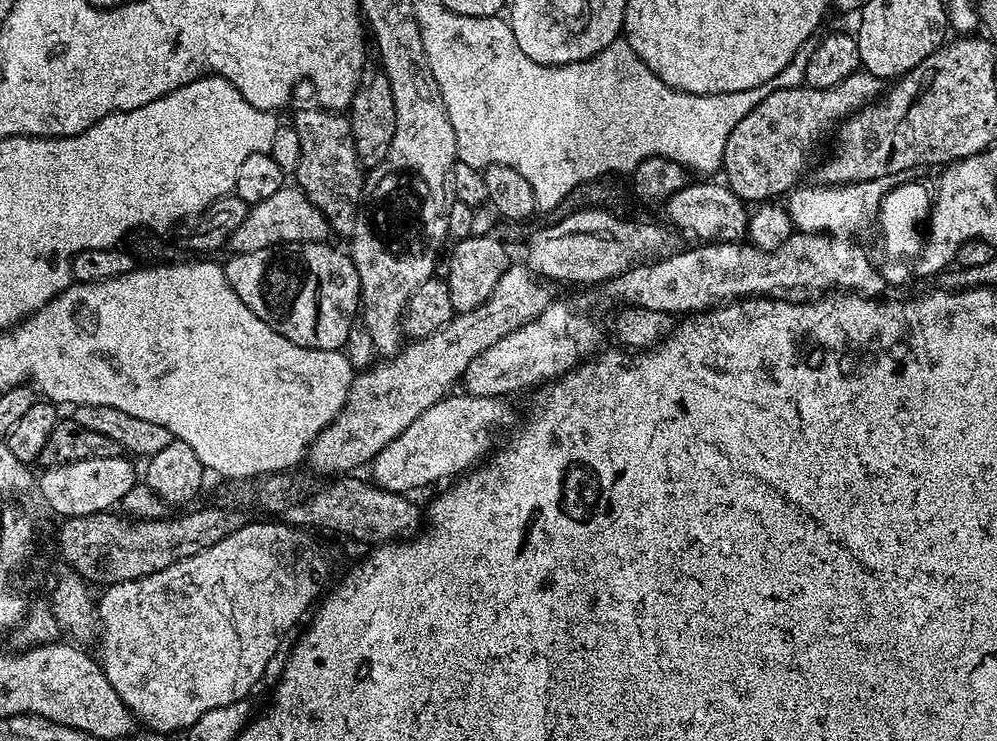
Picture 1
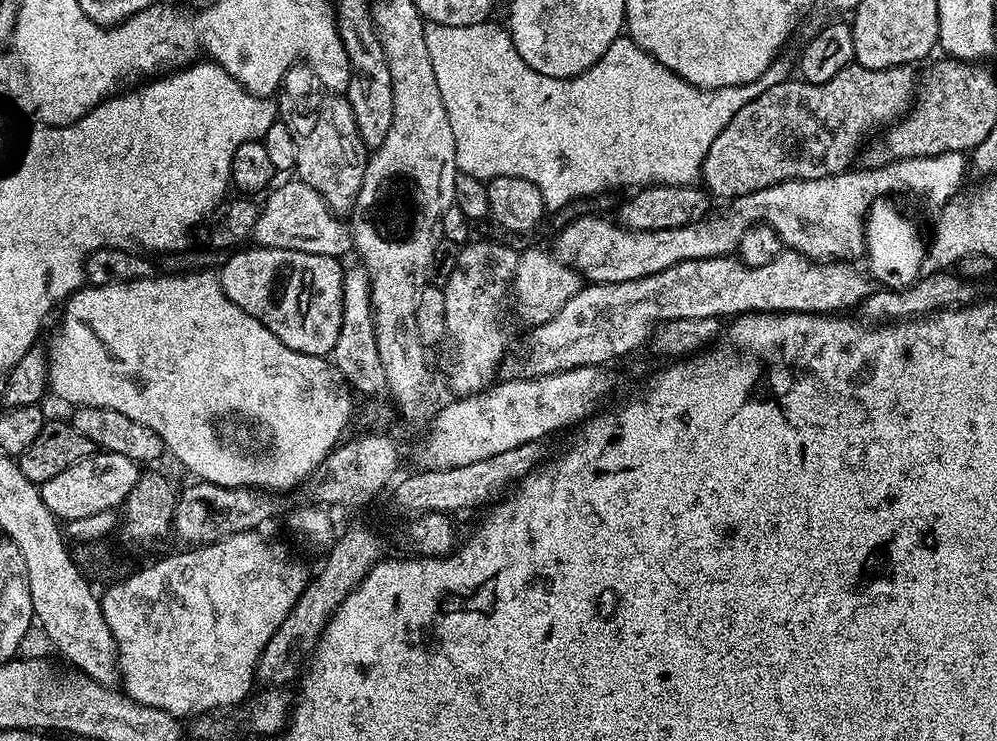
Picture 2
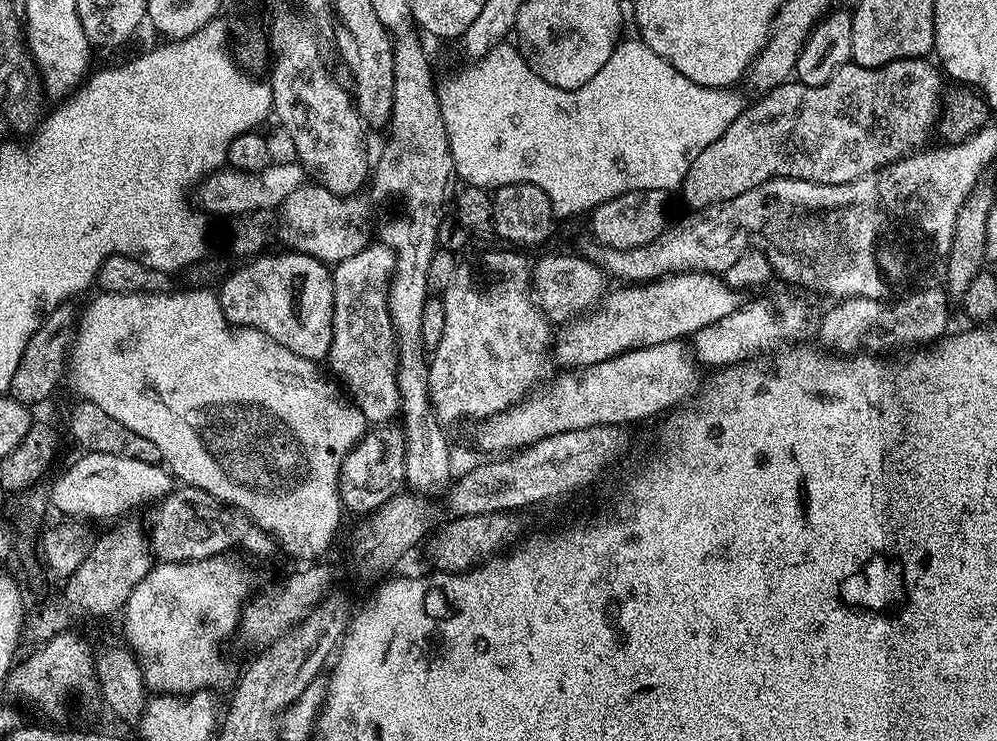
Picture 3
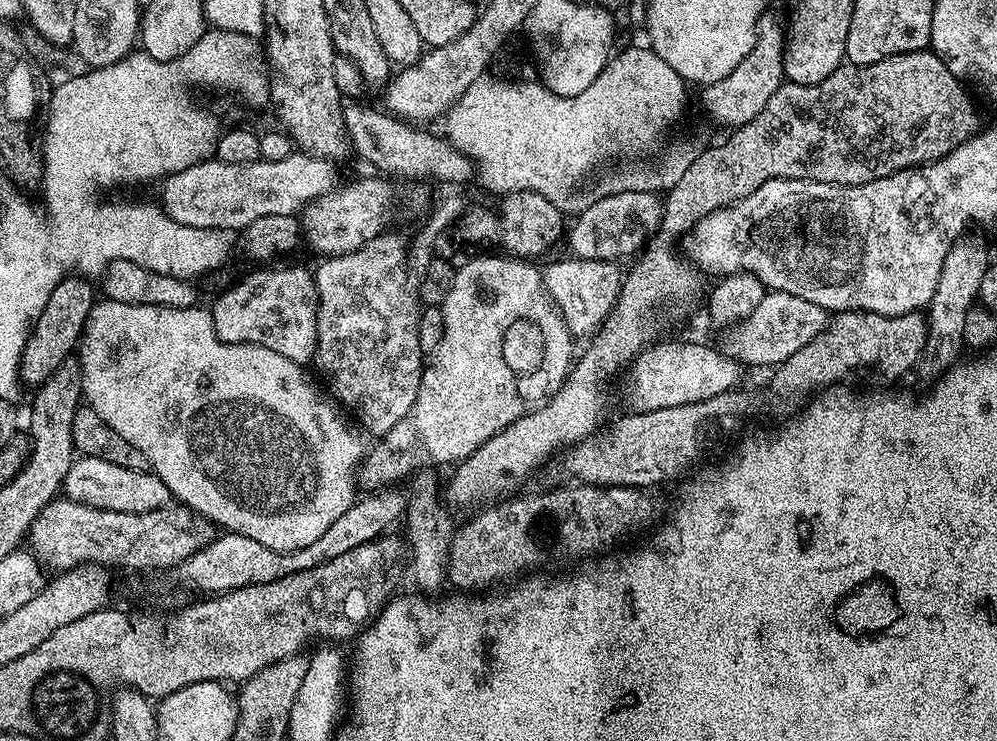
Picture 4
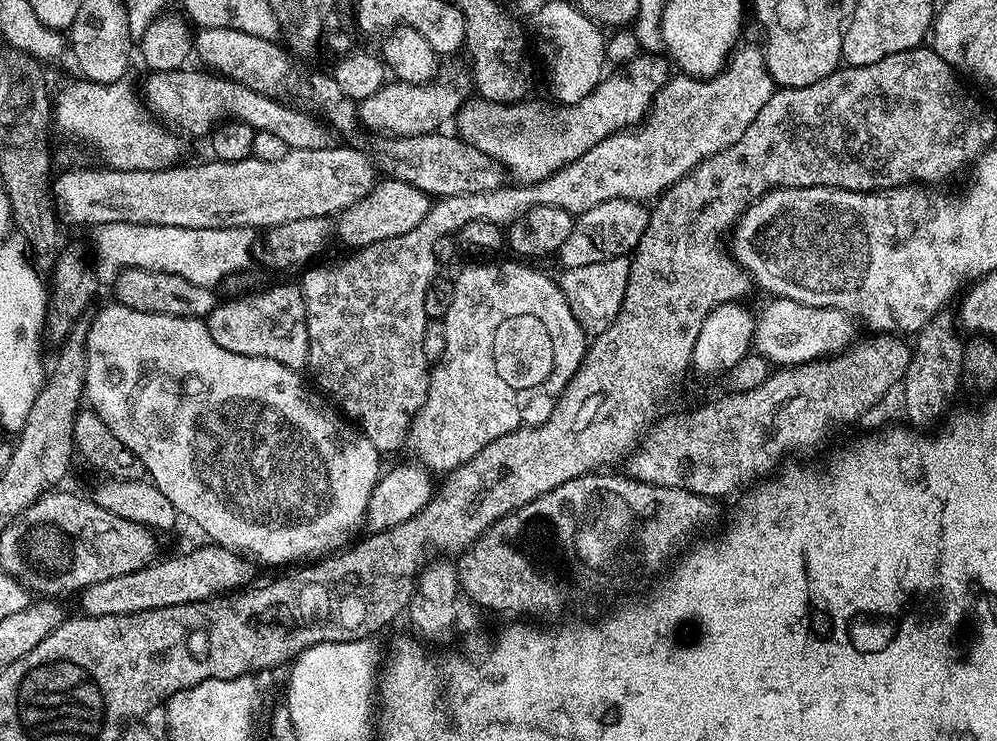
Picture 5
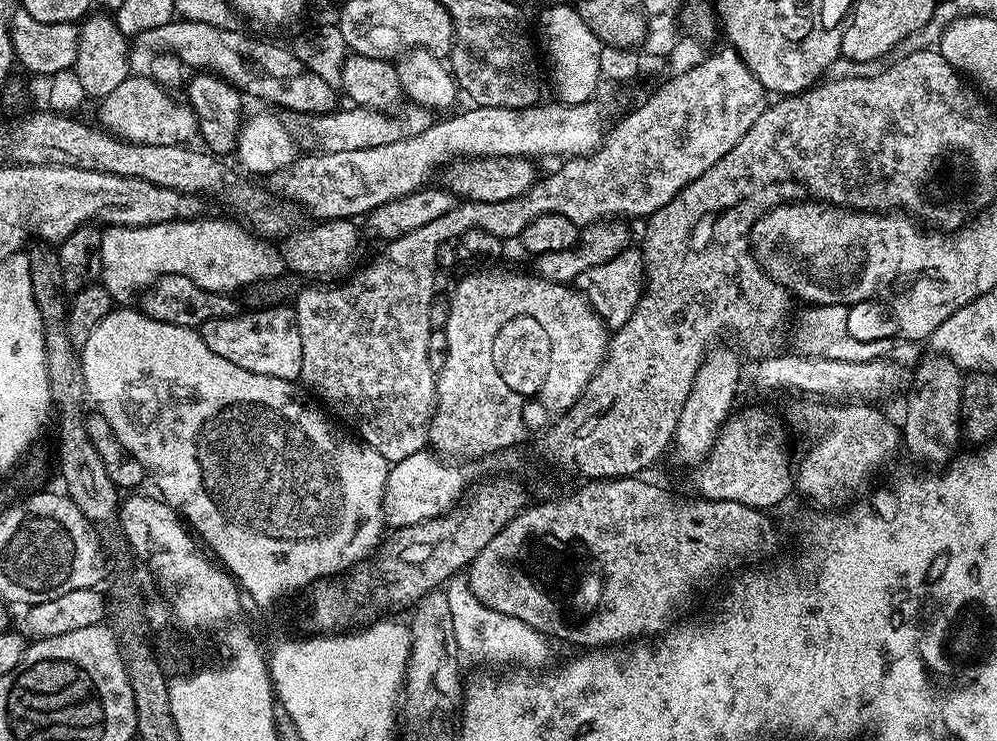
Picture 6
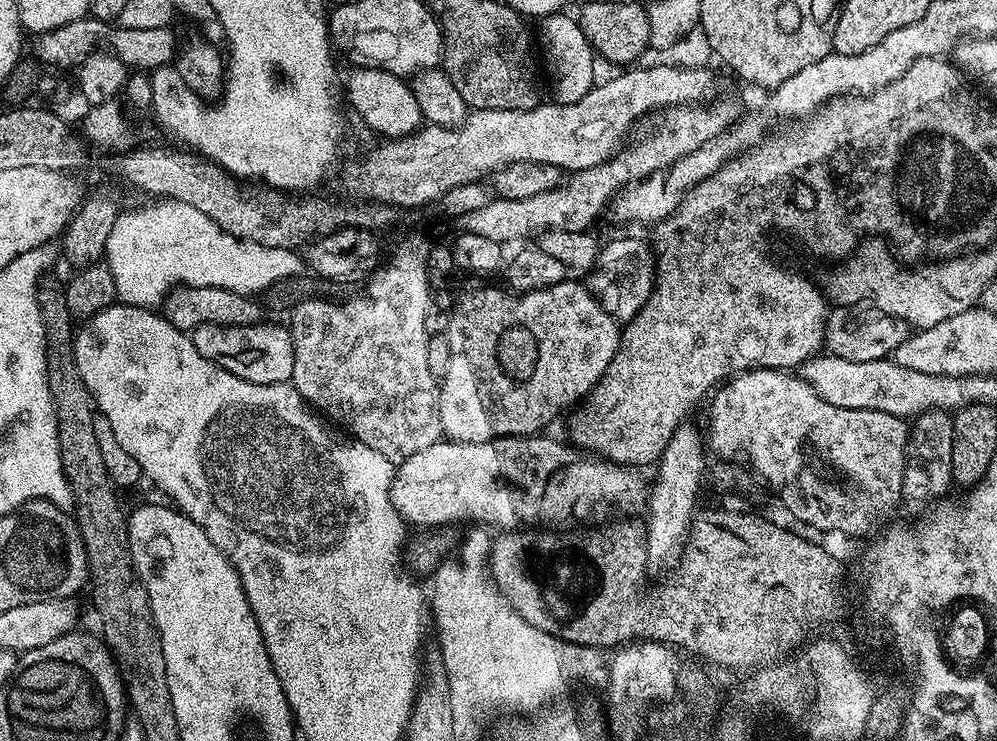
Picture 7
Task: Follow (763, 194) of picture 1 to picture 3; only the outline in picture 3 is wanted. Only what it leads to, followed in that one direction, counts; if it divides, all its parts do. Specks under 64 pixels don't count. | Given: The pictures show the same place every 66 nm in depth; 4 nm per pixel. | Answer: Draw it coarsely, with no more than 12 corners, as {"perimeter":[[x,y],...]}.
{"perimeter":[[849,62],[751,101],[682,185],[689,209],[780,176],[854,182],[921,151],[941,69]]}

